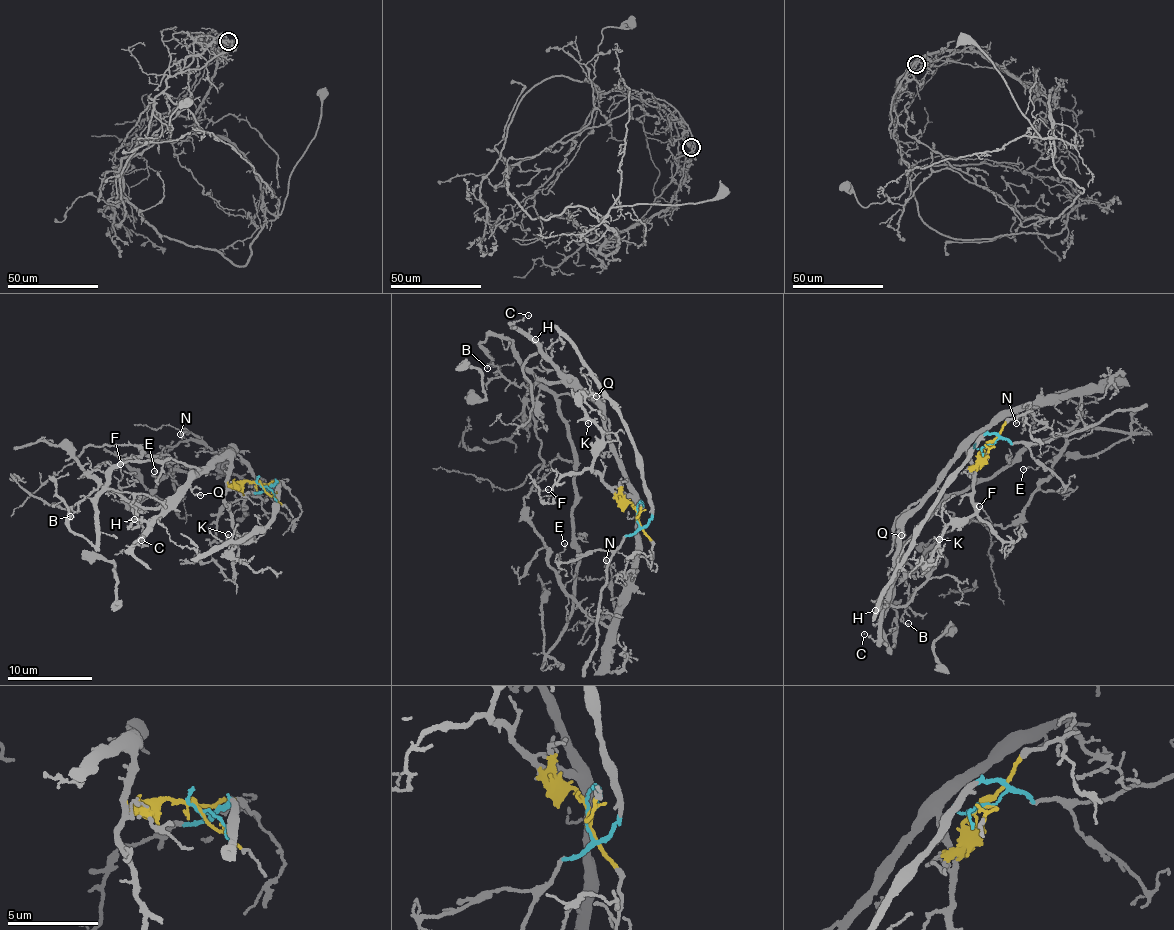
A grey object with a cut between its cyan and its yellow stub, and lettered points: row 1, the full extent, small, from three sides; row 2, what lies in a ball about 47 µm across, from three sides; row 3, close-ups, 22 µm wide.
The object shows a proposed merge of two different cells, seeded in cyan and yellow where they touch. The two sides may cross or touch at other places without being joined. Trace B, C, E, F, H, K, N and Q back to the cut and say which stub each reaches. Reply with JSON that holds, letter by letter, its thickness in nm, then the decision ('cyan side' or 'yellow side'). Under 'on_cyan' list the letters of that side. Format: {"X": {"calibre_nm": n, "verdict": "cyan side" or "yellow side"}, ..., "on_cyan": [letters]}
{"B": {"calibre_nm": 80, "verdict": "yellow side"}, "C": {"calibre_nm": 90, "verdict": "yellow side"}, "E": {"calibre_nm": 100, "verdict": "yellow side"}, "F": {"calibre_nm": 110, "verdict": "yellow side"}, "H": {"calibre_nm": 80, "verdict": "yellow side"}, "K": {"calibre_nm": 130, "verdict": "yellow side"}, "N": {"calibre_nm": 170, "verdict": "yellow side"}, "Q": {"calibre_nm": 130, "verdict": "yellow side"}, "on_cyan": []}

